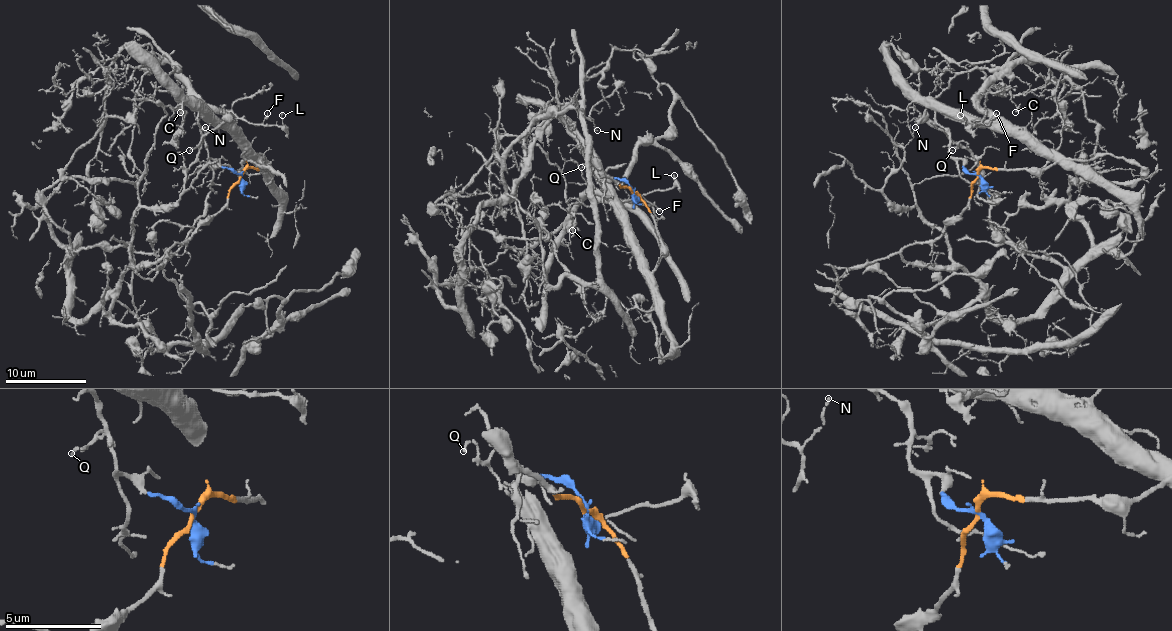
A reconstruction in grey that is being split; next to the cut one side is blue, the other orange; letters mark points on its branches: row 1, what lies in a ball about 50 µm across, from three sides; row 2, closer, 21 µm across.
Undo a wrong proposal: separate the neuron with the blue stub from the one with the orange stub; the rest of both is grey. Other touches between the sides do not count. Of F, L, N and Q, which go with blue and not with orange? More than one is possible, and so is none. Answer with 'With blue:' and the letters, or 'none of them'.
With blue: F, L, Q

